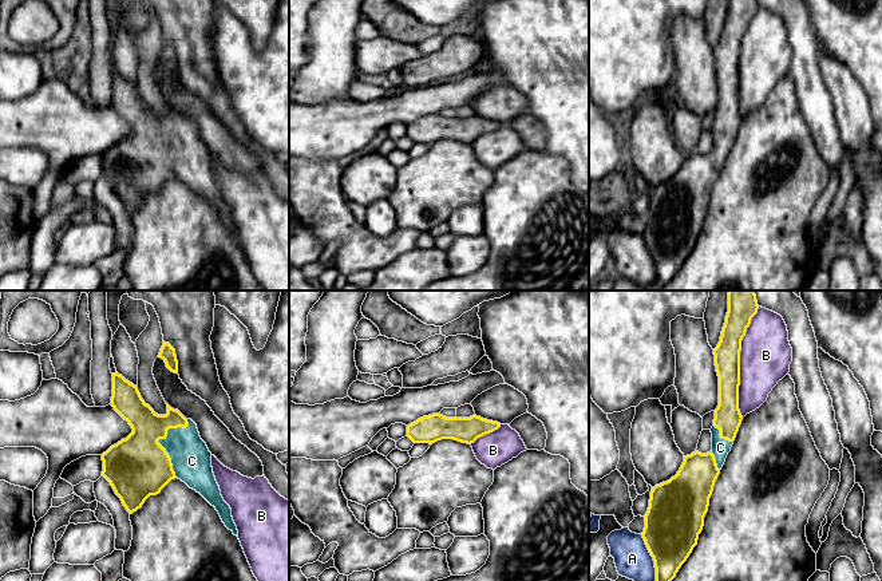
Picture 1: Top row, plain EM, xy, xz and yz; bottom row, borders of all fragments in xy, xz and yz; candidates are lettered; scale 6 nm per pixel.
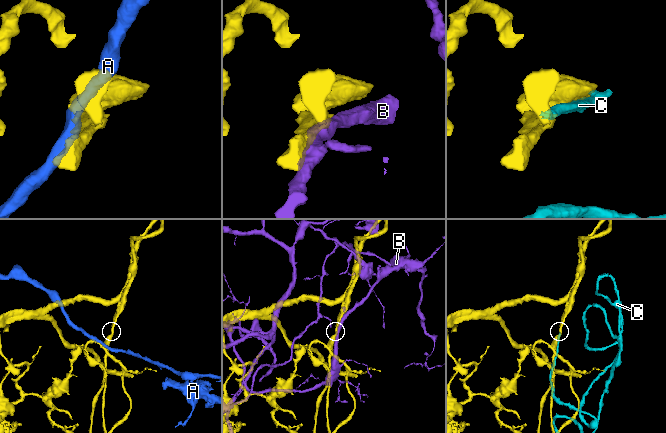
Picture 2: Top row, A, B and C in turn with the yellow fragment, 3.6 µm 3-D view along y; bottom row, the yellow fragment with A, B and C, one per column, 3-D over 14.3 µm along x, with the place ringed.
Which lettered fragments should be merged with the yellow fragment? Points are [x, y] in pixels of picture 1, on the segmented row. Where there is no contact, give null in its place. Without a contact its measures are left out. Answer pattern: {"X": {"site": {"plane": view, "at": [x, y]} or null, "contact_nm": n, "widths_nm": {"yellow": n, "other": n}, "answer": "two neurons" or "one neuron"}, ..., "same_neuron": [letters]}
{"A": {"site": {"plane": "yz", "at": [652, 556]}, "contact_nm": 300, "widths_nm": {"yellow": 340, "other": 220}, "answer": "two neurons"}, "B": {"site": {"plane": "yz", "at": [739, 362]}, "contact_nm": 650, "widths_nm": {"yellow": 160, "other": 300}, "answer": "two neurons"}, "C": {"site": {"plane": "xy", "at": [159, 438]}, "contact_nm": 360, "widths_nm": {"yellow": 380, "other": 240}, "answer": "one neuron"}, "same_neuron": ["C"]}

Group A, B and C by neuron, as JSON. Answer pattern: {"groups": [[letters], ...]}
{"groups": [["A"], ["B"], ["C"]]}

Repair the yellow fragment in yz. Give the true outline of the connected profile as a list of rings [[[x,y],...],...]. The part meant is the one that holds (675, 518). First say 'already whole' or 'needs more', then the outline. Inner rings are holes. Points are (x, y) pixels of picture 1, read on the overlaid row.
needs more; [[[729,290],[720,341],[713,349],[719,376],[712,450],[684,456],[675,477],[652,487],[641,533],[653,557],[656,581],[672,581],[697,545],[715,482],[733,444],[743,416],[739,410],[741,340],[759,305],[755,290]]]

